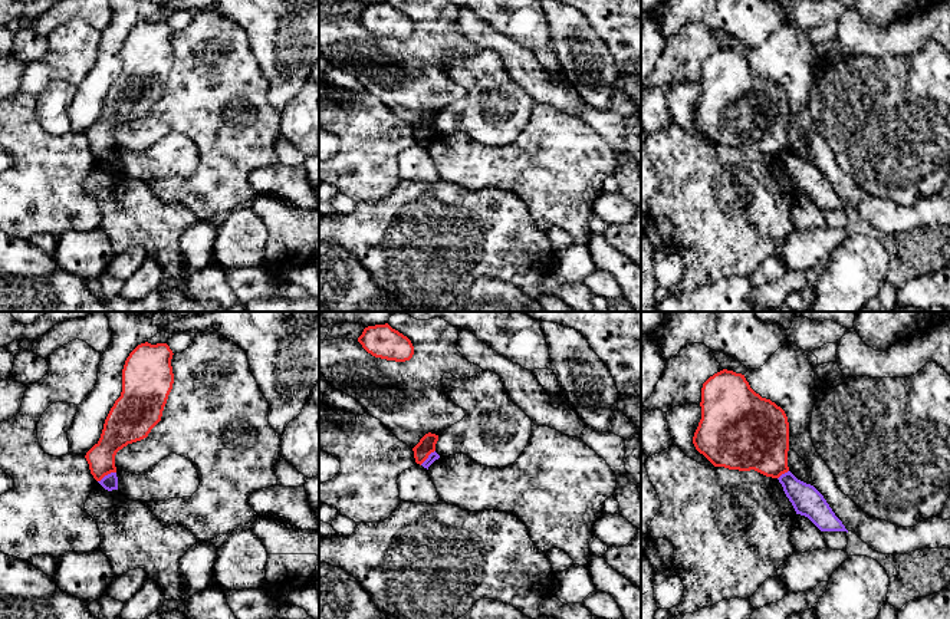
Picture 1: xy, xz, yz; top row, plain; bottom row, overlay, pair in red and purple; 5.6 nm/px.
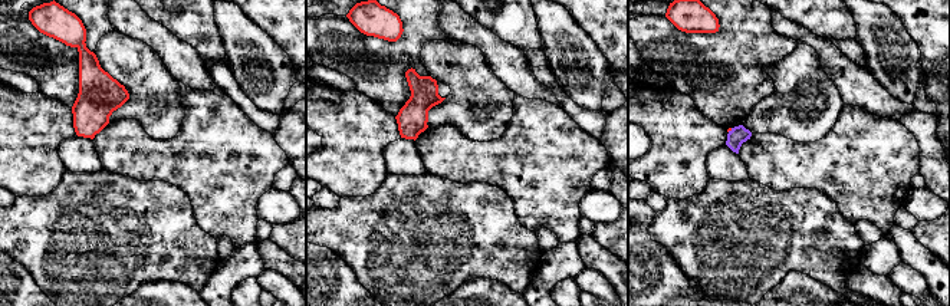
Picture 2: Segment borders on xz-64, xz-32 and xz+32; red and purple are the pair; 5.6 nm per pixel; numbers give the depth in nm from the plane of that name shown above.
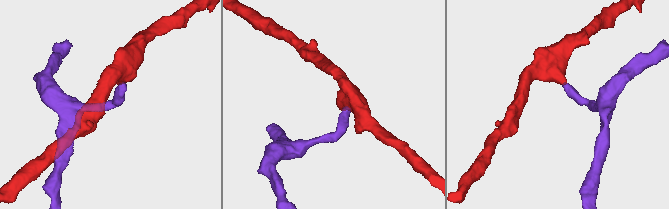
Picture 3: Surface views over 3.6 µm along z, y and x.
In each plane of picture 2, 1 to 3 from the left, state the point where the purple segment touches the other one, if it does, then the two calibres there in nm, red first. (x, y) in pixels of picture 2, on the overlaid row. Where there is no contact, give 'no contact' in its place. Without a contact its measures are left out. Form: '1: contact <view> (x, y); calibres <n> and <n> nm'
1: no contact
2: no contact
3: contact xz+32 (729, 130); calibres 20 and 100 nm

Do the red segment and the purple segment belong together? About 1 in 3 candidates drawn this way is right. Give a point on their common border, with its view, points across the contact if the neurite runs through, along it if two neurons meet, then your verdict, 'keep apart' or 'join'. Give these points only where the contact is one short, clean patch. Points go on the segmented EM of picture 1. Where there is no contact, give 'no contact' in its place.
xy (107, 474) | along xy (115, 471), (111, 471), (98, 481) | keep apart

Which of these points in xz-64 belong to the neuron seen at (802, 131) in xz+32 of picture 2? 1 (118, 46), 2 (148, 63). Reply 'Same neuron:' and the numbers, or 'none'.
Same neuron: 1, 2

